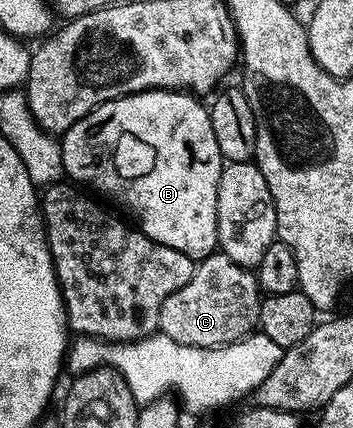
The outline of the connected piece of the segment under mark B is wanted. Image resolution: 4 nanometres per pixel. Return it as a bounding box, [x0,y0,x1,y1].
[61,88,224,262]

